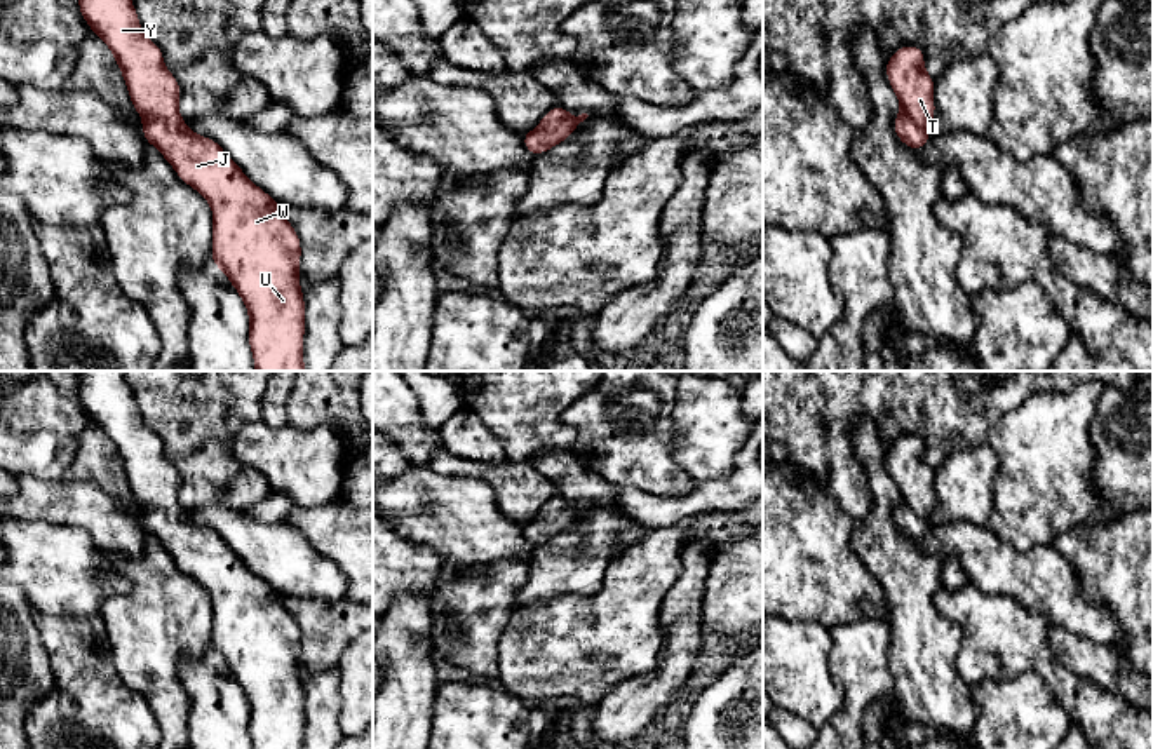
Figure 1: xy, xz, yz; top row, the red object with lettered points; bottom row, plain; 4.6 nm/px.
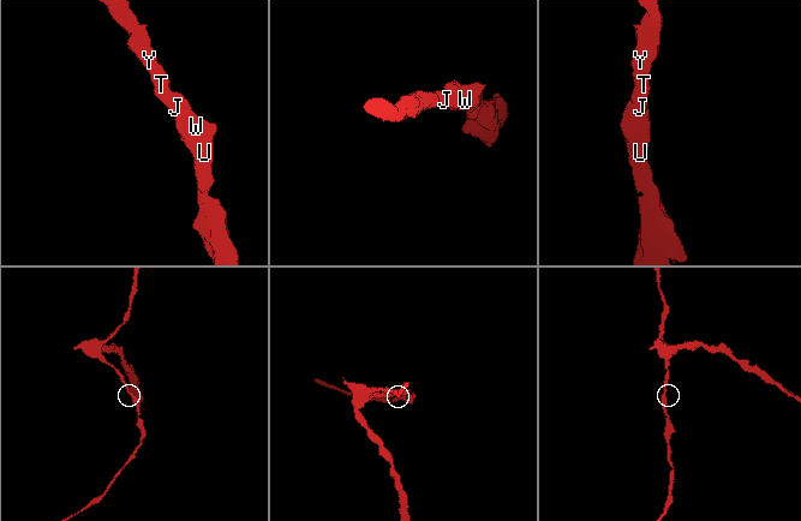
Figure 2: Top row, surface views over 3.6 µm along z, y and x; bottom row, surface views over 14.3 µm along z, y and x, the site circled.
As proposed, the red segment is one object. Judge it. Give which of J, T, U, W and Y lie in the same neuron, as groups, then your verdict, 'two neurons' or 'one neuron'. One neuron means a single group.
J T U W Y; one neuron

